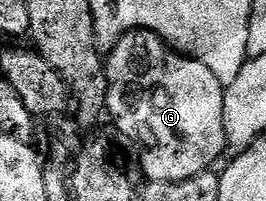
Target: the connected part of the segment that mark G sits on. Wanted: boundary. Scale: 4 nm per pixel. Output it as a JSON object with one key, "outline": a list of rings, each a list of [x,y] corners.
{"outline":[[[128,31],[108,52],[105,76],[109,86],[105,102],[108,118],[113,118],[119,134],[126,135],[141,150],[141,171],[149,183],[179,183],[199,177],[221,154],[226,154],[225,88],[207,65],[180,55],[154,31]]]}

